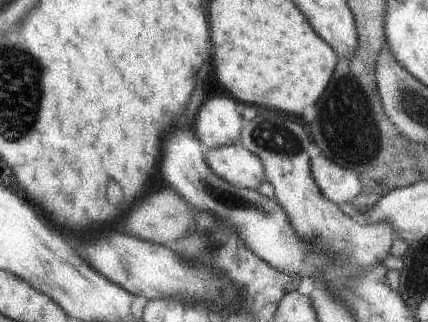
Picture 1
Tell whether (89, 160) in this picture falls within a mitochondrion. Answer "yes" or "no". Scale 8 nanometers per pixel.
no

